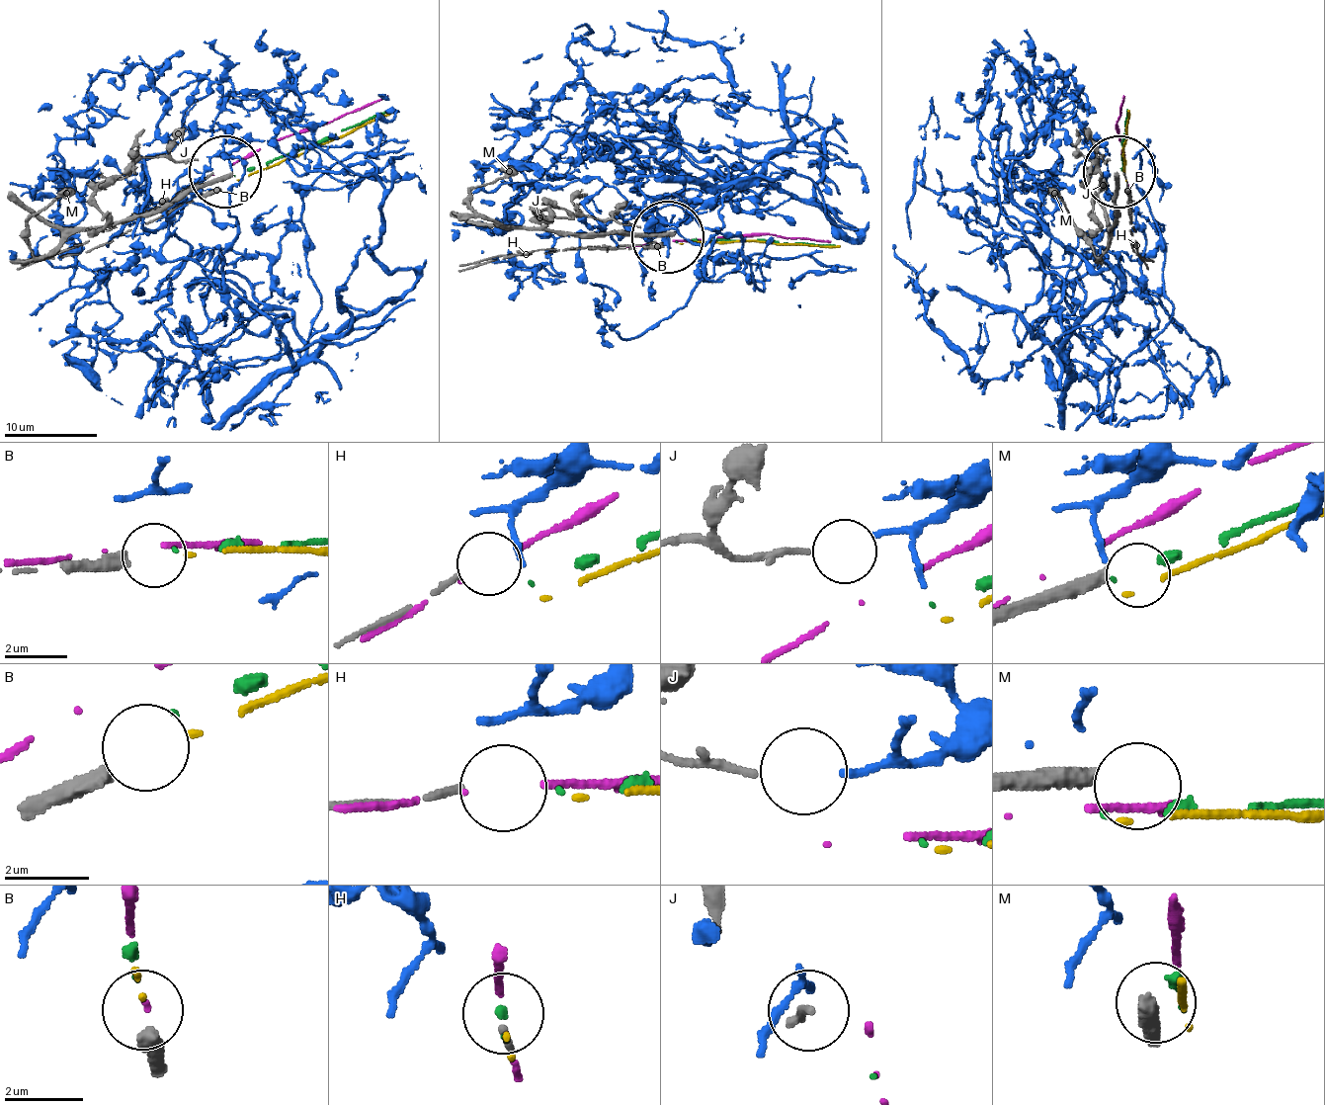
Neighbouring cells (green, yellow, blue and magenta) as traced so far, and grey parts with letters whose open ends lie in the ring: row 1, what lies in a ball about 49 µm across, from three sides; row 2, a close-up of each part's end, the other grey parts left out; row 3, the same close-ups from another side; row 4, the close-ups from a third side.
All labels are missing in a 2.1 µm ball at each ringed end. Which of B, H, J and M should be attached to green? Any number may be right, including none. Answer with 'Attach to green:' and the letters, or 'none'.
Attach to green: none

